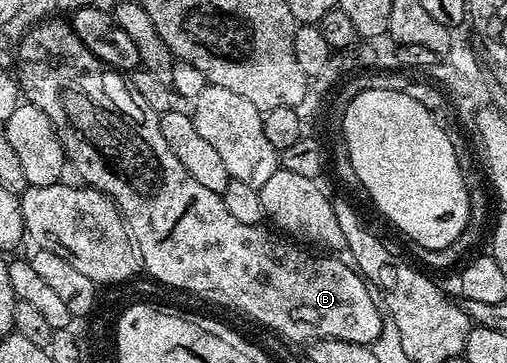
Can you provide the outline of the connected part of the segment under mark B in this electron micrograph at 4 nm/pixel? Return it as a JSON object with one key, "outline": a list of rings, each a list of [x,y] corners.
{"outline":[[[52,16],[32,26],[23,35],[18,43],[18,46],[20,45],[19,54],[17,50],[19,88],[22,97],[26,101],[33,103],[37,108],[41,108],[45,112],[45,116],[49,116],[49,120],[61,140],[63,151],[67,153],[70,169],[75,169],[83,177],[80,179],[86,185],[109,195],[114,200],[115,207],[123,213],[123,219],[127,221],[127,231],[131,233],[131,241],[135,243],[135,249],[139,252],[139,261],[142,269],[144,271],[148,270],[163,286],[172,286],[175,290],[188,290],[189,293],[196,294],[197,297],[204,298],[207,302],[216,302],[219,306],[228,306],[231,310],[240,310],[245,317],[252,318],[255,322],[260,322],[260,327],[266,328],[268,331],[274,331],[275,334],[291,344],[295,344],[295,342],[307,344],[320,338],[336,338],[337,340],[345,340],[362,346],[371,346],[372,343],[375,343],[378,340],[379,333],[382,331],[385,314],[377,301],[376,295],[373,293],[372,287],[368,285],[363,275],[358,270],[347,268],[341,264],[341,260],[336,256],[324,256],[322,253],[312,252],[274,229],[271,229],[272,231],[266,230],[266,225],[241,224],[241,220],[236,220],[229,213],[229,208],[225,208],[222,194],[209,192],[209,188],[204,188],[198,180],[193,180],[189,176],[189,172],[185,172],[181,160],[177,160],[177,156],[173,156],[173,151],[169,149],[169,144],[165,144],[165,136],[161,136],[159,115],[153,110],[145,109],[135,91],[131,89],[128,79],[120,71],[104,66],[102,60],[97,56],[93,56],[93,52],[89,52],[87,45],[77,37],[74,25],[70,21],[62,22],[63,20],[62,17]]]}

